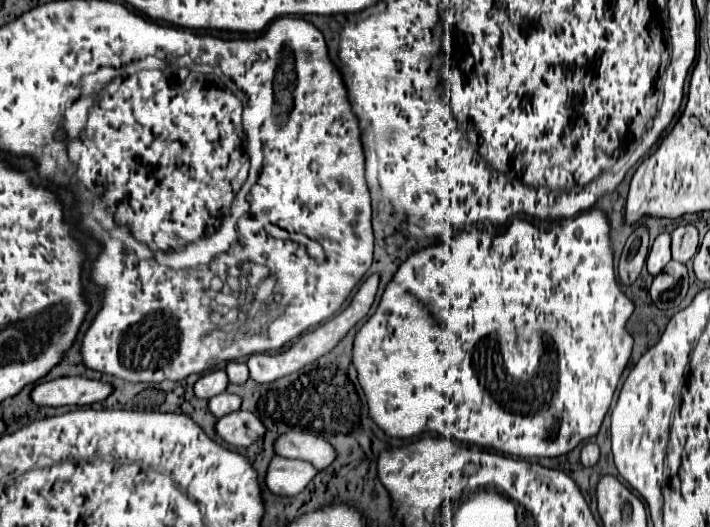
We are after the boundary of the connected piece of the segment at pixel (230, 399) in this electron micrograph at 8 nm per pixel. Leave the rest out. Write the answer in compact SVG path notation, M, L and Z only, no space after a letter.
M222 392L222 394L208 400L208 408L216 418L220 418L220 416L226 416L226 414L238 410L240 408L240 398L236 394Z

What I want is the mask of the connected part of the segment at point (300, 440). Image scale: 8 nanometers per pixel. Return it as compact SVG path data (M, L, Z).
M286 432L284 436L278 436L274 442L274 452L284 458L310 462L316 470L328 468L336 456L334 448L326 440L306 432Z

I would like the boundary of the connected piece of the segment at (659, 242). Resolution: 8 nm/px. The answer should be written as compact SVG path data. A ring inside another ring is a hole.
M660 234L650 248L646 268L652 276L656 276L668 262L670 262L670 234Z

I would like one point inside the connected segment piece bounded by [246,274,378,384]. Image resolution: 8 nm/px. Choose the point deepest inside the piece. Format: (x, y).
(263, 368)

